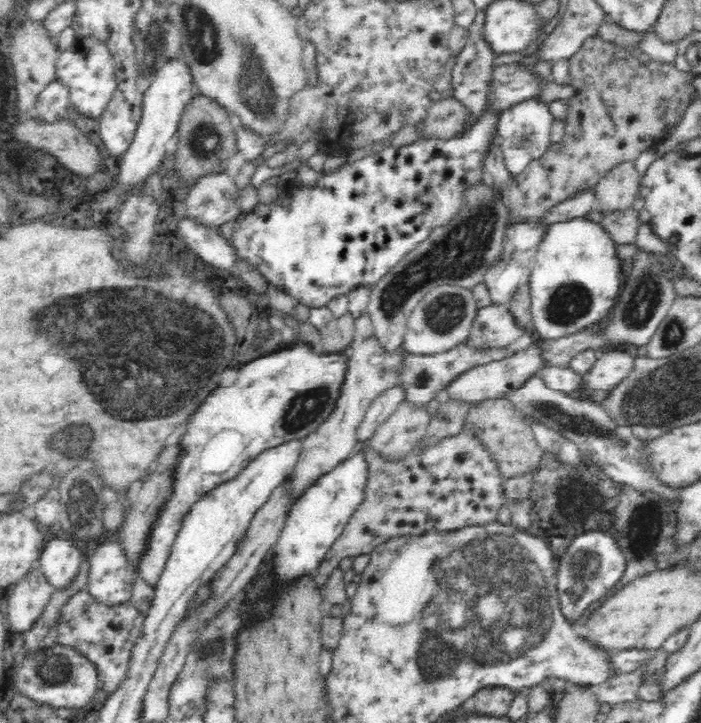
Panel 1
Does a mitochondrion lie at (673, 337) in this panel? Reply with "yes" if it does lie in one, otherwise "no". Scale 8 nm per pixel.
yes

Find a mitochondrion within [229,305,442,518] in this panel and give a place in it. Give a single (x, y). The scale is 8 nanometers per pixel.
(308, 407)

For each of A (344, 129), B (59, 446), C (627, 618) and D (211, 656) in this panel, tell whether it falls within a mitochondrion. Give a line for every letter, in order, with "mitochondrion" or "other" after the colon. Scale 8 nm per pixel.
A: other
B: other
C: other
D: mitochondrion

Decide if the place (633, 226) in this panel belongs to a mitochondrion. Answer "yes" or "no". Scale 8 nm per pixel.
no

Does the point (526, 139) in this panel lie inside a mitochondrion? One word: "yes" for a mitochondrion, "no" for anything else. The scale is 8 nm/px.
yes

